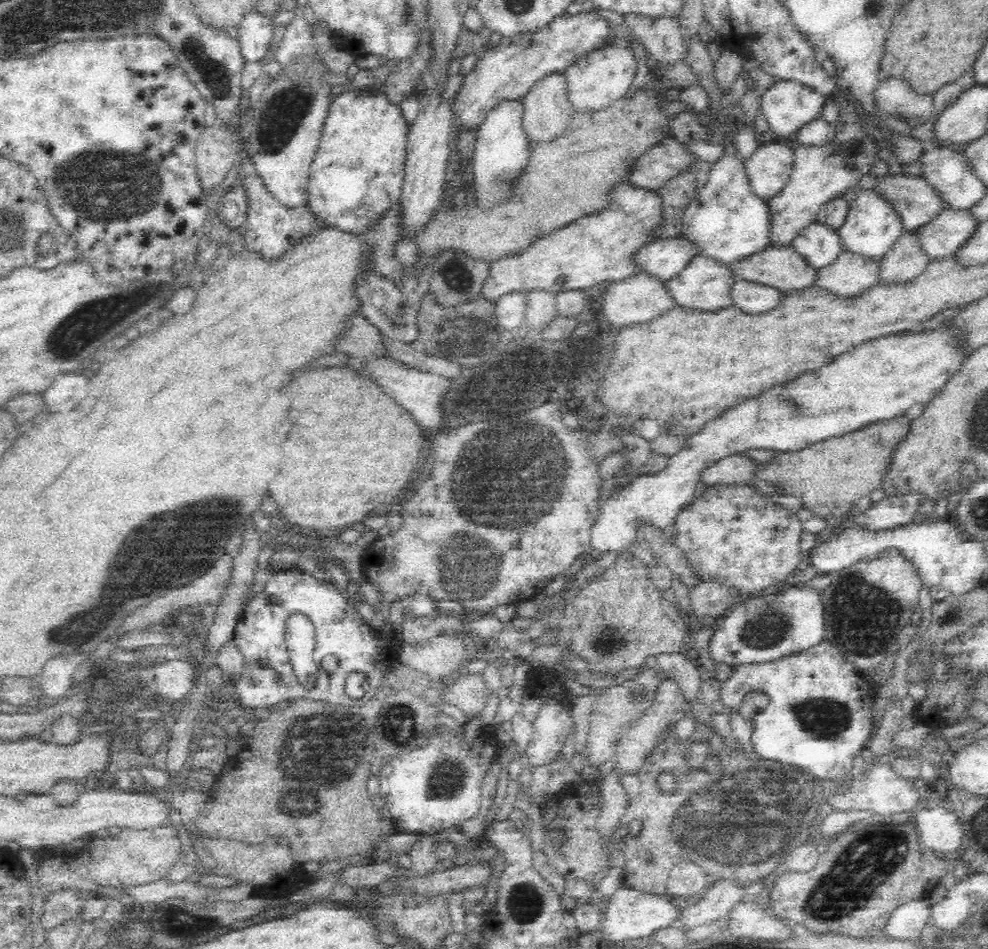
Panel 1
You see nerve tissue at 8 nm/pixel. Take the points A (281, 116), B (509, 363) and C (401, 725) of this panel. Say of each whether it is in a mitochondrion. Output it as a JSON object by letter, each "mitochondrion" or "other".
{"A":"mitochondrion","B":"mitochondrion","C":"mitochondrion"}

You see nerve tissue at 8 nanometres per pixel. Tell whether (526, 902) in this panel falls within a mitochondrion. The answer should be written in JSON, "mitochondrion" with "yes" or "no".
{"mitochondrion":"yes"}

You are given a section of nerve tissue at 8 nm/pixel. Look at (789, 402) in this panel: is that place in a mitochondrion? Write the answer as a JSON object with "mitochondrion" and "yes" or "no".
{"mitochondrion":"yes"}

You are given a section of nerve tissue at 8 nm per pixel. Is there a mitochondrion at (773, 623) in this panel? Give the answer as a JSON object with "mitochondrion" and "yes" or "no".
{"mitochondrion":"yes"}

